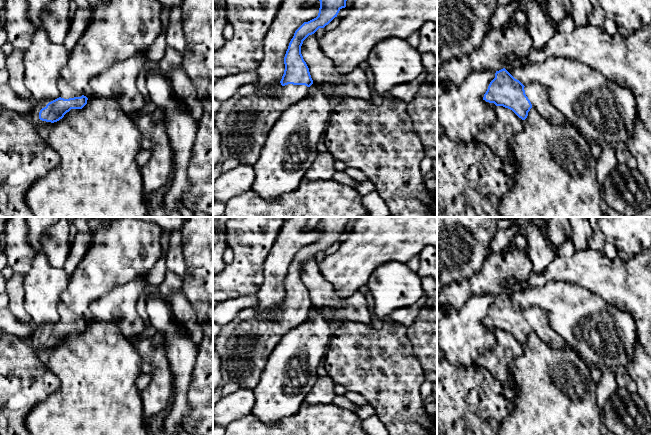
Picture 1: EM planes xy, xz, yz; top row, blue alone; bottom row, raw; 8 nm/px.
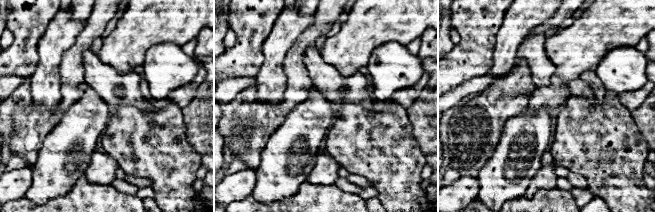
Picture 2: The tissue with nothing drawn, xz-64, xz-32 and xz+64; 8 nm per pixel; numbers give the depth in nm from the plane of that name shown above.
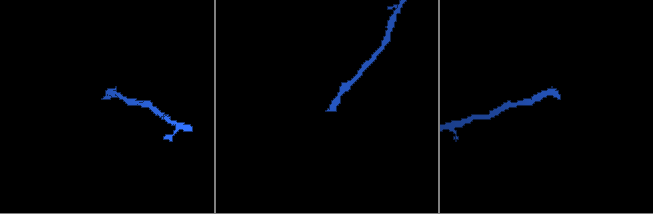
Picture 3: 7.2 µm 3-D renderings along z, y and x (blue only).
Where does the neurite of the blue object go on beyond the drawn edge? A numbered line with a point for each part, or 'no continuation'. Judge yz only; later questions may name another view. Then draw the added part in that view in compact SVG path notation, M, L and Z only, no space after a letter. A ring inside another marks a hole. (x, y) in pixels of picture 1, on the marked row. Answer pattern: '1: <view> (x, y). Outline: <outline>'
1: yz (536, 93). Outline: M528 83L525 85L524 90L532 107L553 125L561 125L564 122L570 123L570 121L551 104L546 88L543 85Z

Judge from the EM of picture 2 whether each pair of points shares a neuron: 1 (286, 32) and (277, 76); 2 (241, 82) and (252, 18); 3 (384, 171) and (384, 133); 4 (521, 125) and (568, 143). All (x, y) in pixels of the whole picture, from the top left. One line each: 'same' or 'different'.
1: same
2: different
3: same
4: different

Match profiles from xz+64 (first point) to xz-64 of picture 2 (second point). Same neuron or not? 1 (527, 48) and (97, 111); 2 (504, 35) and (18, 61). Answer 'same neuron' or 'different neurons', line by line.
1: different neurons
2: different neurons

